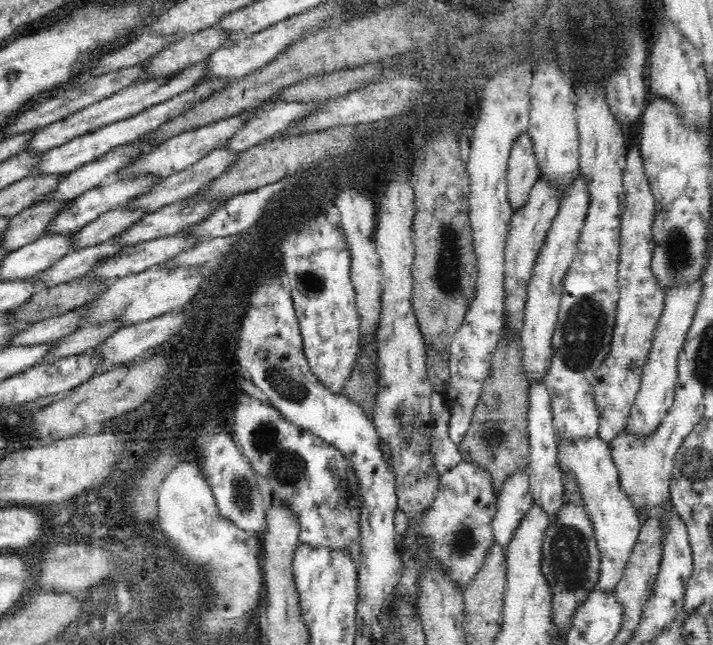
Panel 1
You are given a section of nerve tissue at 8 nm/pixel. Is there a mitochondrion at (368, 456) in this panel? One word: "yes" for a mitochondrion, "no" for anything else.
no

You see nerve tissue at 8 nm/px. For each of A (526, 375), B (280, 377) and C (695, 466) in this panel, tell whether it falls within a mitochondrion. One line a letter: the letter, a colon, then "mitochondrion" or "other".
A: other
B: mitochondrion
C: mitochondrion

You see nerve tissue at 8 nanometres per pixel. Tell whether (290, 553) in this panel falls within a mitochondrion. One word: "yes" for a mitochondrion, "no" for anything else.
no

